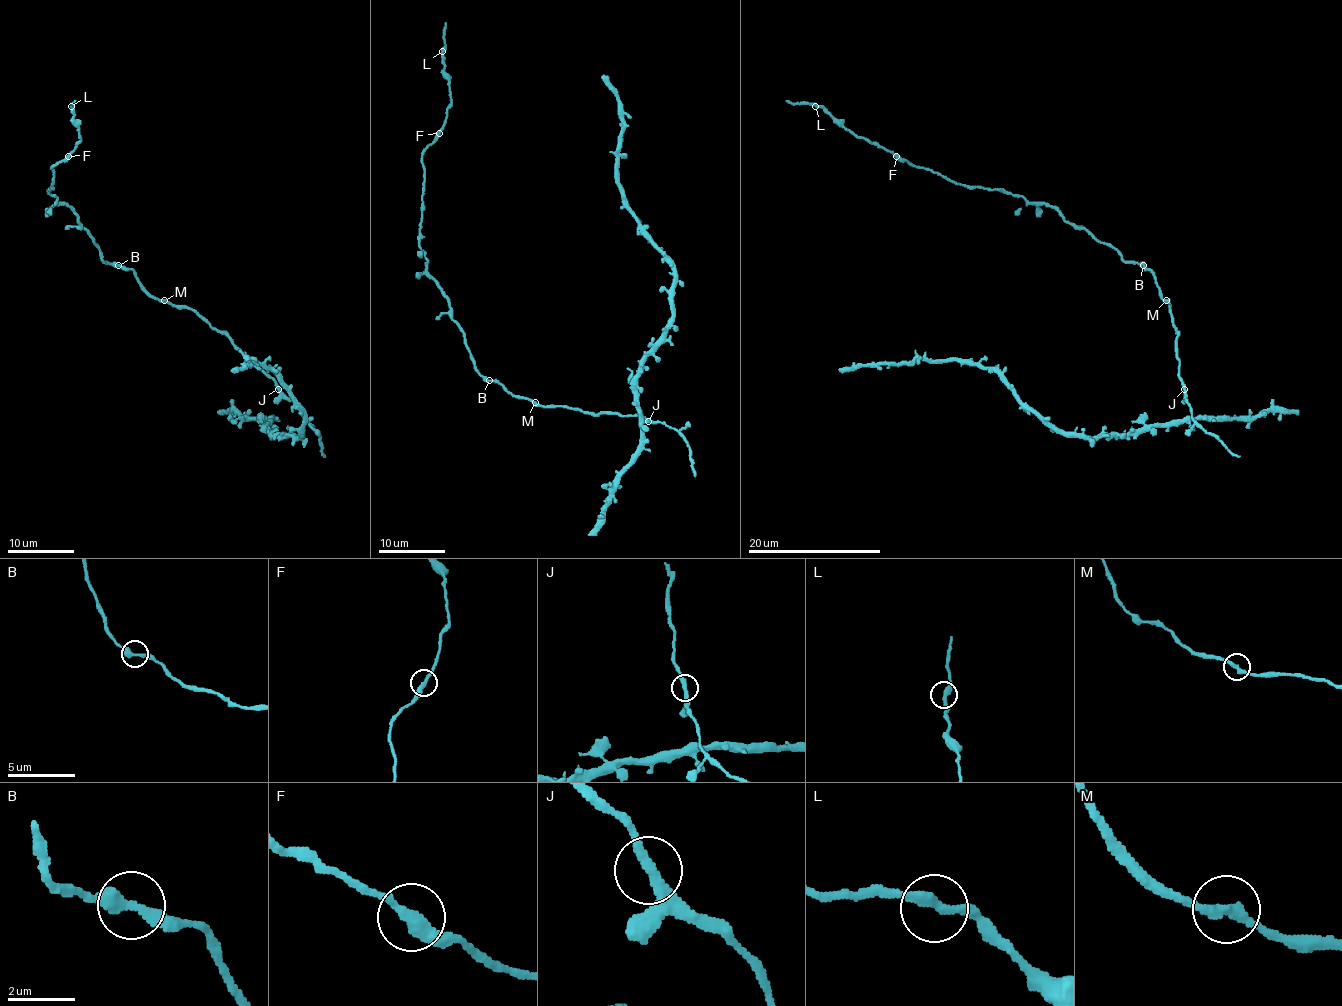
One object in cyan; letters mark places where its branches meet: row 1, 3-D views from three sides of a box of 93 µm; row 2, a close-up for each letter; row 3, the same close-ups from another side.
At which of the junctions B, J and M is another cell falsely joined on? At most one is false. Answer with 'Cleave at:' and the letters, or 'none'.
Cleave at: none

